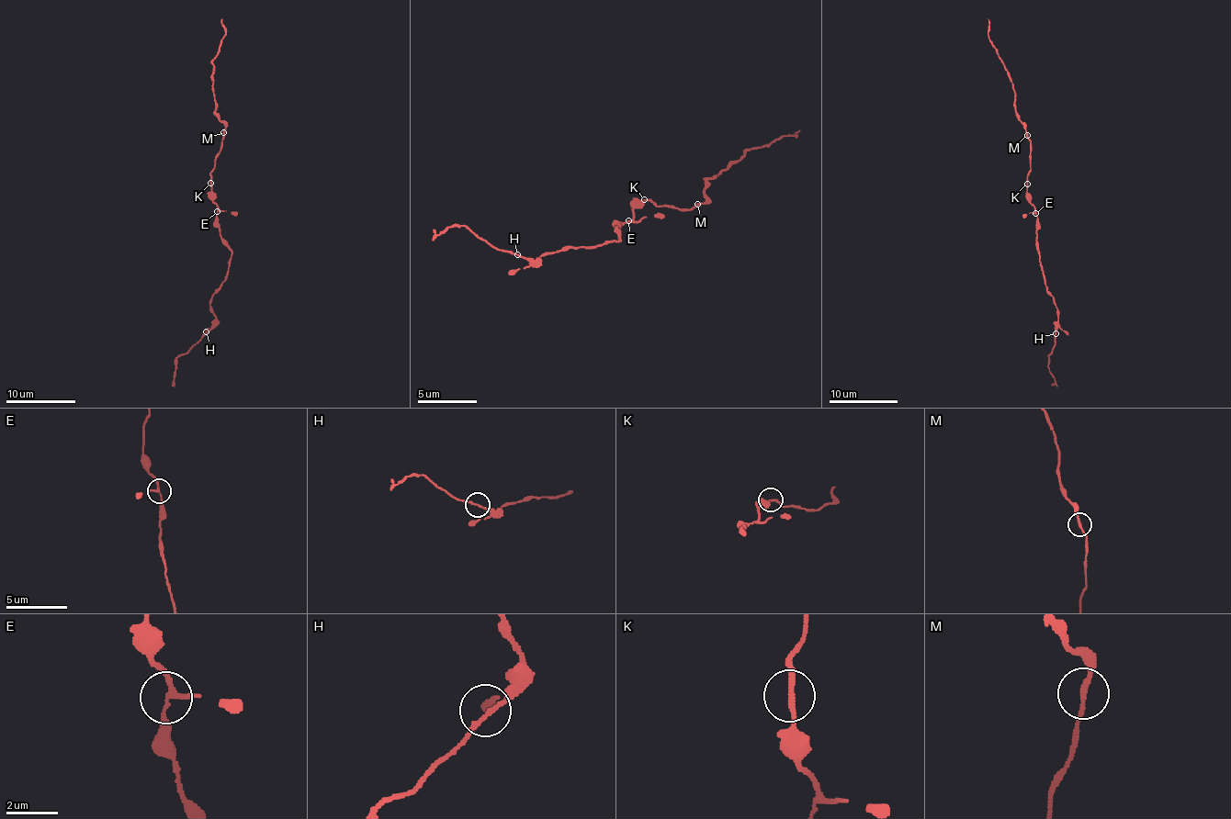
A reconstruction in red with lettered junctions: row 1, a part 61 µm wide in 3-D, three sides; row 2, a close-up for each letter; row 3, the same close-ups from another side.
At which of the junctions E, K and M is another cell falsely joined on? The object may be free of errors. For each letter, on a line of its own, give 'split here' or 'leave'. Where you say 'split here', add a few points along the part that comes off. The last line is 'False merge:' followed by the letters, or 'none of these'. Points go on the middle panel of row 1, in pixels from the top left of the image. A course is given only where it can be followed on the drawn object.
E: leave
K: leave
M: leave
False merge: none of these

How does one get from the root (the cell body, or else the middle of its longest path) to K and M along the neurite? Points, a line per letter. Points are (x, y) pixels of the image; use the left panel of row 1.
K: (218, 207), (210, 183)
M: (218, 207), (210, 190), (210, 173), (223, 132)

